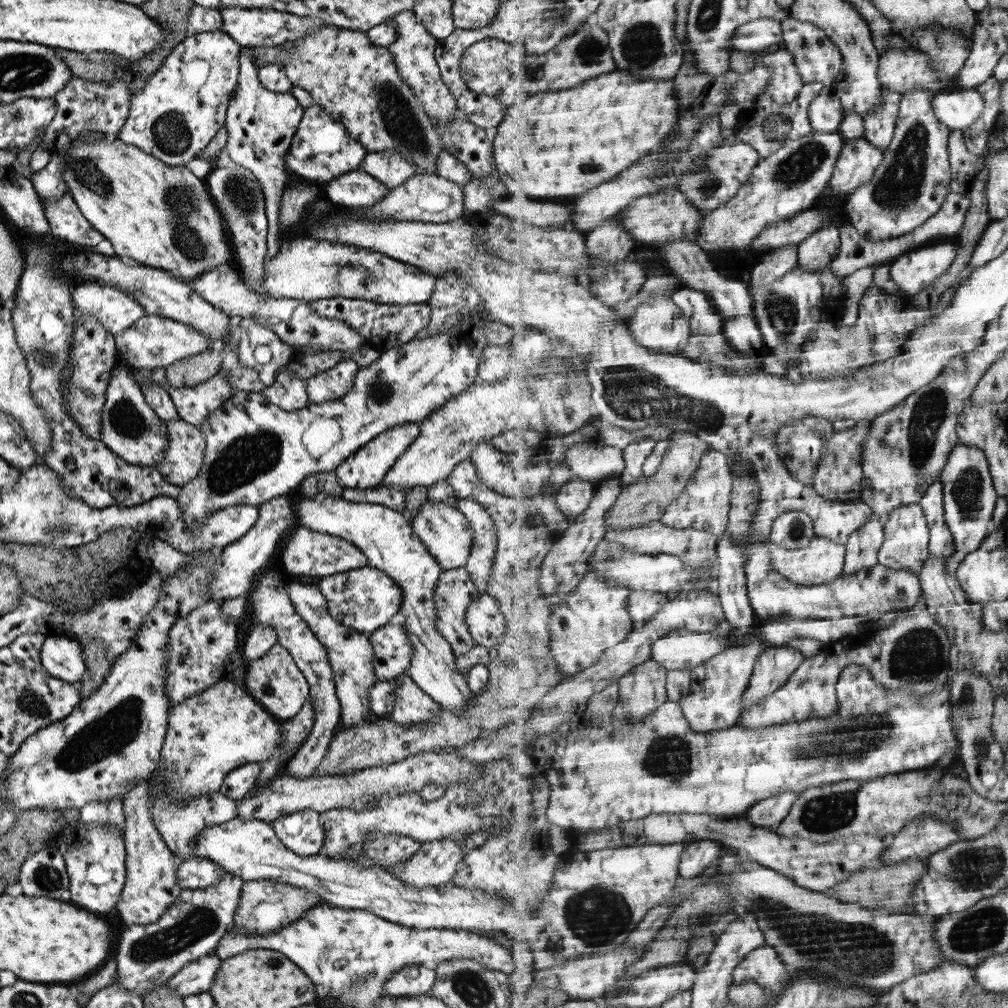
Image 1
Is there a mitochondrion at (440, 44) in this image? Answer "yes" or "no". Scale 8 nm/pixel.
no

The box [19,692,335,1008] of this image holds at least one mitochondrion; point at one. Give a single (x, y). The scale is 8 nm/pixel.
(144, 952)

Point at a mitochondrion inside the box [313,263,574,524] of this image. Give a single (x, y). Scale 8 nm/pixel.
(381, 396)

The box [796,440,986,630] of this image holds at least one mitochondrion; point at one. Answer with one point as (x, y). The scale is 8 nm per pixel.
(967, 488)

